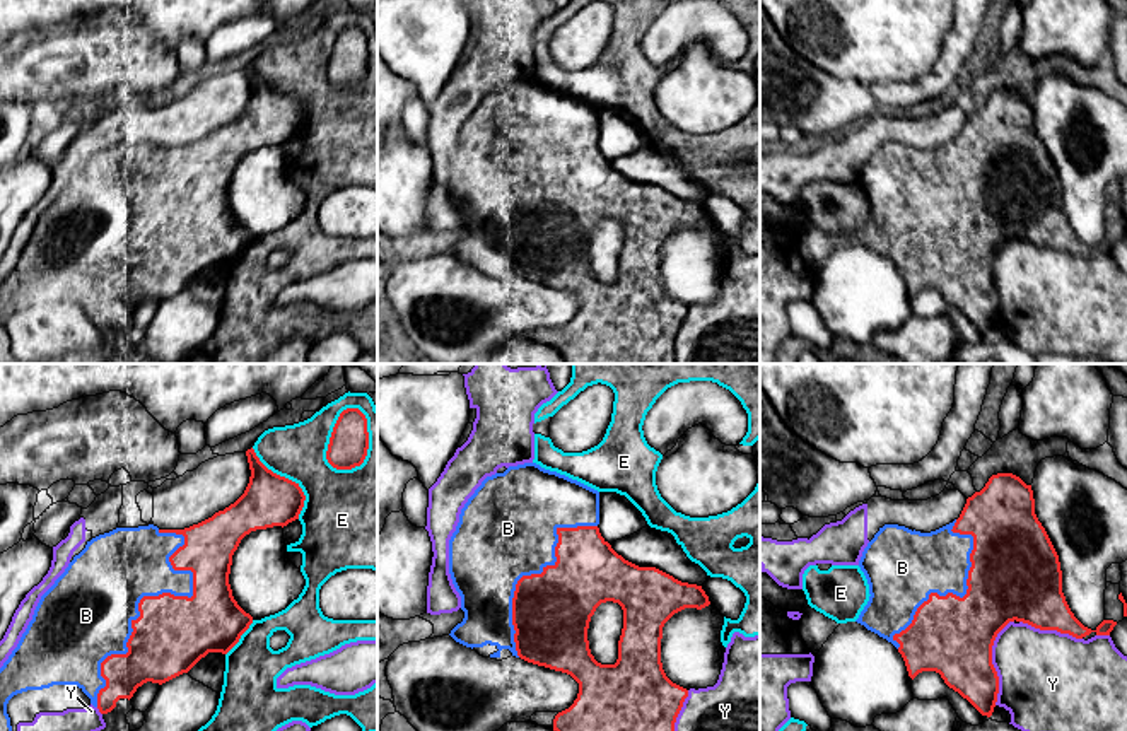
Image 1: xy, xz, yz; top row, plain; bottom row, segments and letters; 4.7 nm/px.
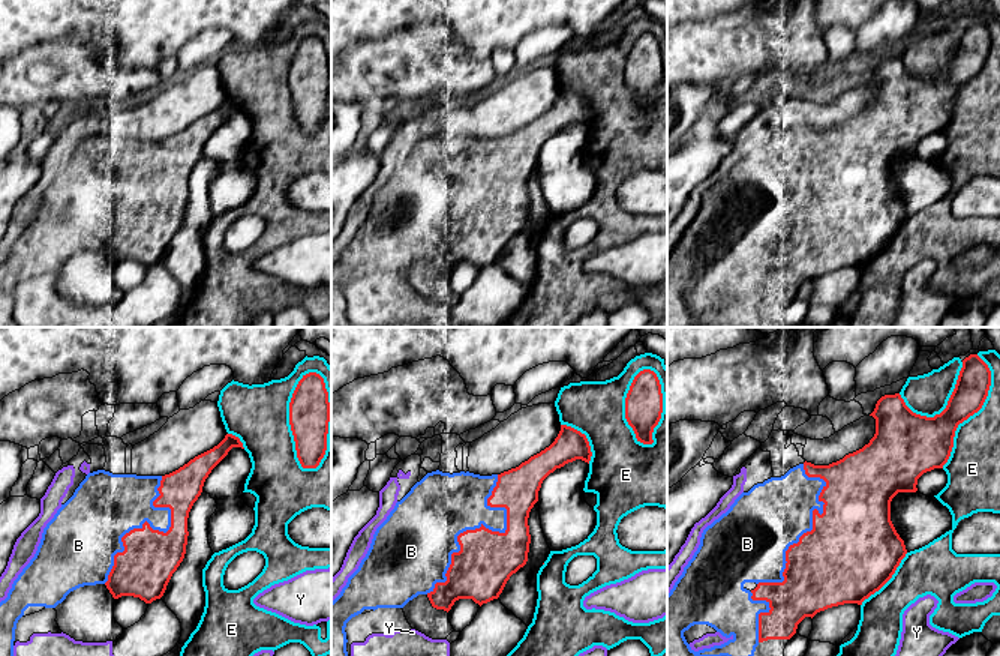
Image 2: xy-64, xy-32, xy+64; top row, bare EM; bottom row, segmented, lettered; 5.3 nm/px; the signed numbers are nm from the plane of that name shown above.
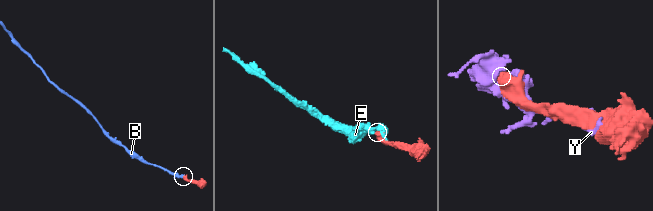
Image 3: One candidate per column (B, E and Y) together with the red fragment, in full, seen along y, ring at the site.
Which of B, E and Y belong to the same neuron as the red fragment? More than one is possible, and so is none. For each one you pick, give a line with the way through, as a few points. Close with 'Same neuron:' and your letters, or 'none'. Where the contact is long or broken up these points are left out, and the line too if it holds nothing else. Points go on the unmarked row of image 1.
Same neuron: B

